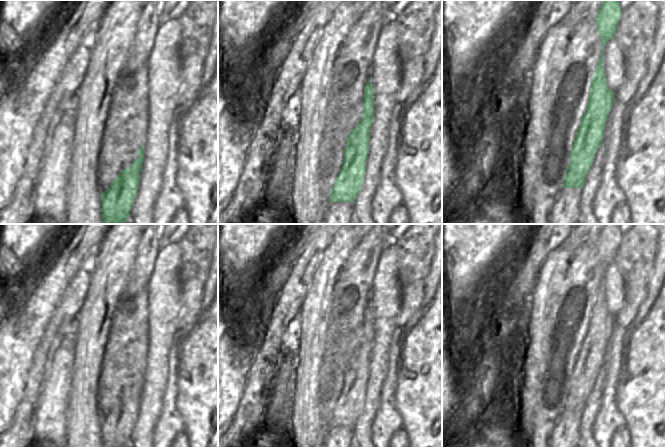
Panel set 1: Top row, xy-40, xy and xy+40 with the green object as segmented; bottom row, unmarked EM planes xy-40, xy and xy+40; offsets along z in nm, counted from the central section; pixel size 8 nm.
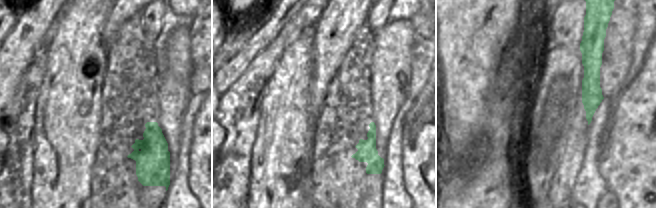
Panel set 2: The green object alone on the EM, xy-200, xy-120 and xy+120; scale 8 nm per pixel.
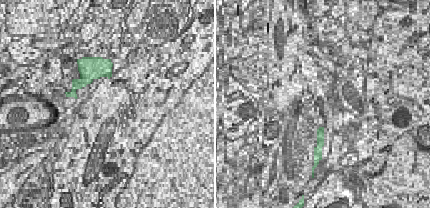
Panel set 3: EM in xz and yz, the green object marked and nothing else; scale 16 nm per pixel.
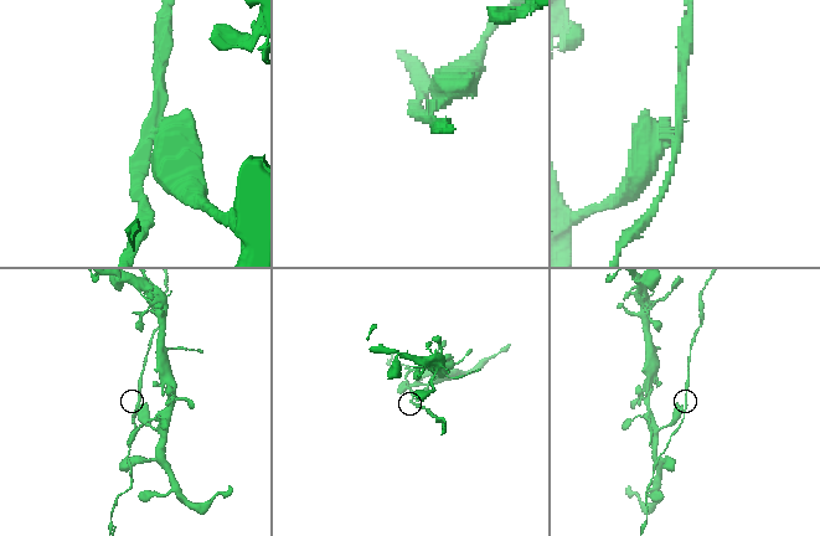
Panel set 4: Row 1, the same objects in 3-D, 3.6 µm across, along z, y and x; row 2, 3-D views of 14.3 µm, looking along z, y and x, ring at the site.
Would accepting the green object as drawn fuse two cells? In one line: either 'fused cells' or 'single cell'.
fused cells

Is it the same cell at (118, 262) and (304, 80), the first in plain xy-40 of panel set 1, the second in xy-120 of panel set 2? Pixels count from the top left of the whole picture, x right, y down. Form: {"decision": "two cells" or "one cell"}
{"decision": "two cells"}

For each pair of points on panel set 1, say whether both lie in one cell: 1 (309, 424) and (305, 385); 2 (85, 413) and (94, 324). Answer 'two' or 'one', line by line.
1: one
2: one

